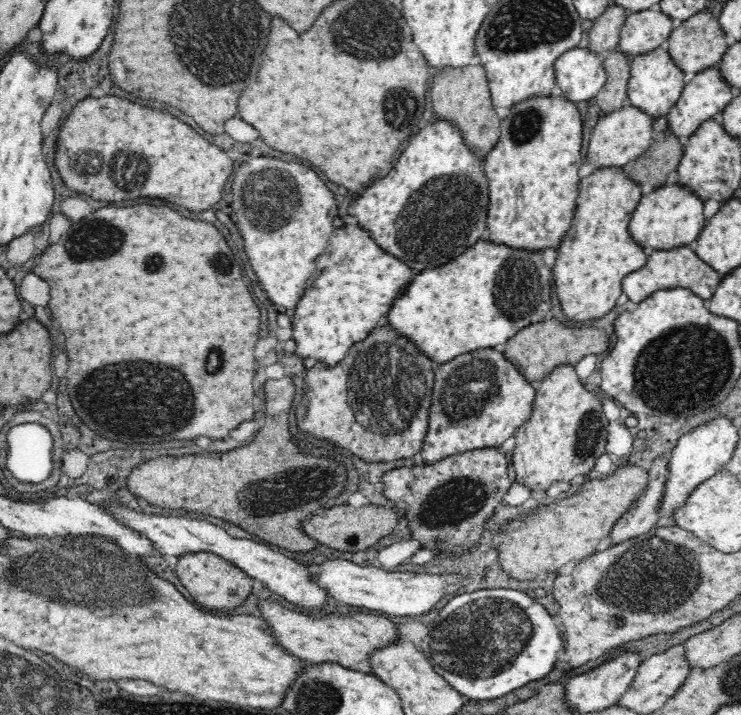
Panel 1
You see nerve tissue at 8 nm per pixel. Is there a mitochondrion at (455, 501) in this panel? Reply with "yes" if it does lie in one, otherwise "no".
yes

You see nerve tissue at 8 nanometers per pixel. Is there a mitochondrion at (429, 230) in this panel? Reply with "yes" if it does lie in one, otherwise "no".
yes

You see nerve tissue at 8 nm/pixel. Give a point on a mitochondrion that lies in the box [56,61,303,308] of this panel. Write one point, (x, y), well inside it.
(132, 166)

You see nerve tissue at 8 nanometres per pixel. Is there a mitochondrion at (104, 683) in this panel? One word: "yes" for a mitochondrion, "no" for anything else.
no

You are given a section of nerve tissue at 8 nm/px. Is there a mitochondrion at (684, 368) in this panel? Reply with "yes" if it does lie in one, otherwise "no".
yes

